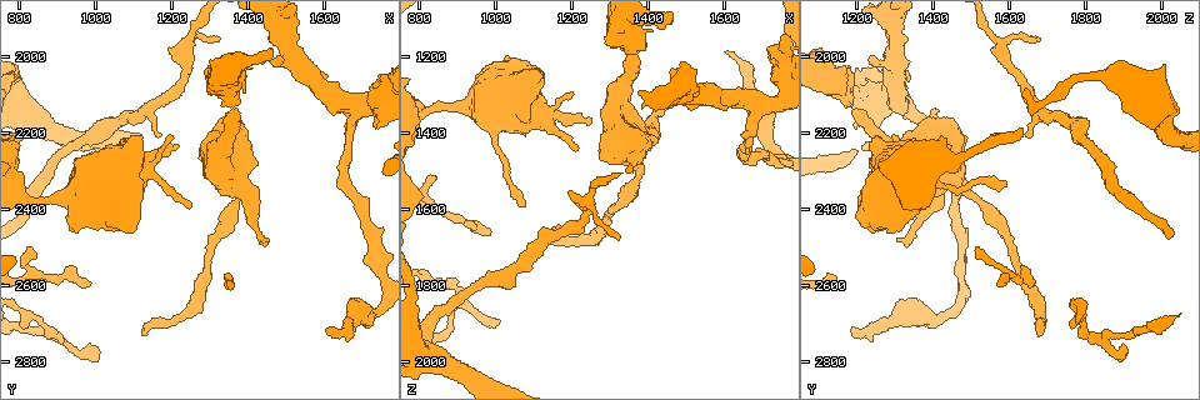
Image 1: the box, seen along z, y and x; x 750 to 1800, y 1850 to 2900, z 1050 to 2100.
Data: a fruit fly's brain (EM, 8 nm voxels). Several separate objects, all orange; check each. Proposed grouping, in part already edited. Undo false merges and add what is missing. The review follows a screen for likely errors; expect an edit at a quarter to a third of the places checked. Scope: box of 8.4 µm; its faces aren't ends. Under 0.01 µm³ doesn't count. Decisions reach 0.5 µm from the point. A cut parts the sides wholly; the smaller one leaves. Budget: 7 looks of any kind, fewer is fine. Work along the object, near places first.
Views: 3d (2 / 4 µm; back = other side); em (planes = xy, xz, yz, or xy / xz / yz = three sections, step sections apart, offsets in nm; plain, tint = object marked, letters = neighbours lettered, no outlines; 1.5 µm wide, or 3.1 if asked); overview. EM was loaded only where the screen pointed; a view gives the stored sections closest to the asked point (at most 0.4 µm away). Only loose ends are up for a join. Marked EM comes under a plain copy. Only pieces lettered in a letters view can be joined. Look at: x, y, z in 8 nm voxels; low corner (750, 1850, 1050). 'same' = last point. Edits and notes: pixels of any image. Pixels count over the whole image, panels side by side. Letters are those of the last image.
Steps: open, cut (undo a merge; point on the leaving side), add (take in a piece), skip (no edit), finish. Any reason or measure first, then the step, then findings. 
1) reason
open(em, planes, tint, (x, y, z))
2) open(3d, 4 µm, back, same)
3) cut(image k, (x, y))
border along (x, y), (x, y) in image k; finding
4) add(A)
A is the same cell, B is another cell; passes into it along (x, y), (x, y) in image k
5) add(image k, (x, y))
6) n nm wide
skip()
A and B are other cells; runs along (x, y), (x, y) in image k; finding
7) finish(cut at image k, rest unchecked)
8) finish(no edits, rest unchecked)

free end
open(em, planes, letters, (1460, 2010, 1235))

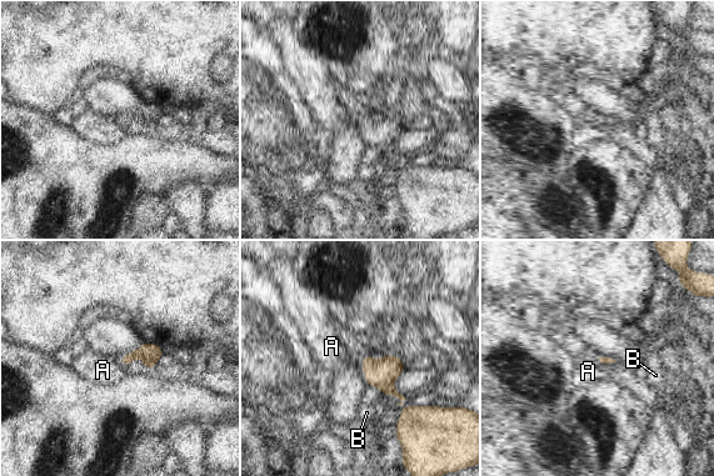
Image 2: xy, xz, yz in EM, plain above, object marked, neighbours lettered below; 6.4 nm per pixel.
skip()
A and B are other cells; border along (118, 359), (125, 367) in image 2; none of them fits

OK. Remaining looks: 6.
calibre changes
open(em, xz, step 4, tint, (1370, 2380, 1520))

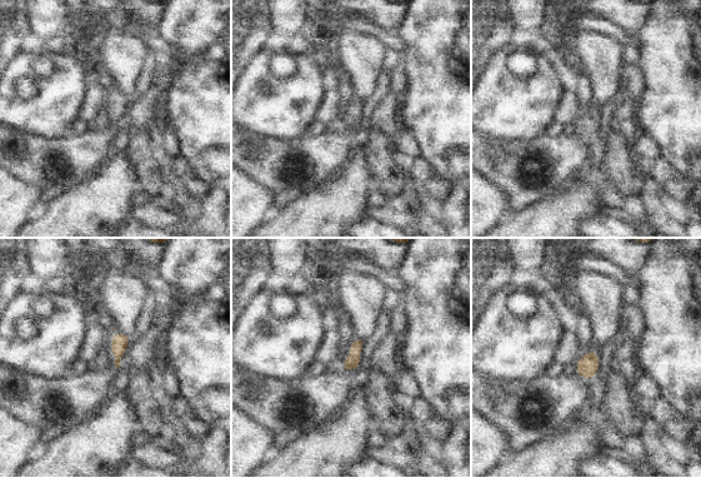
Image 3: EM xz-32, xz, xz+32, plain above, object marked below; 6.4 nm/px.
open(em, planes, letters, same)

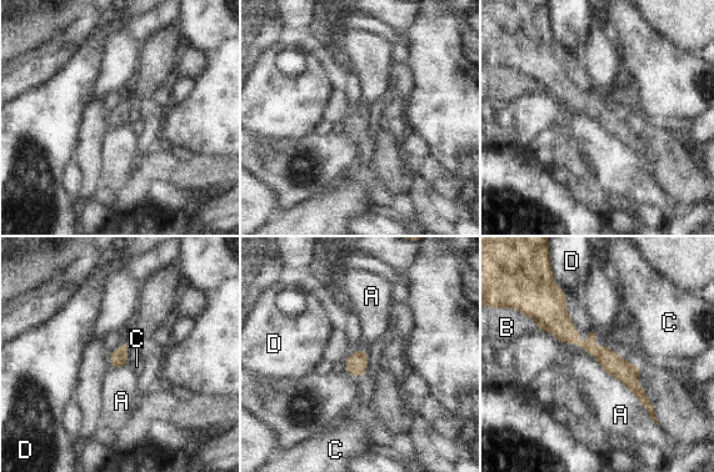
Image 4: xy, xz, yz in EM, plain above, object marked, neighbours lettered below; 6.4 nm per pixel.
skip()
A, B, C and D are other cells; runs along (537, 317), (602, 354), (650, 410) in image 4; all the same neuron

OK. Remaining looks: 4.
thin end
open(em, planes, letters, (1010, 2765, 1890))

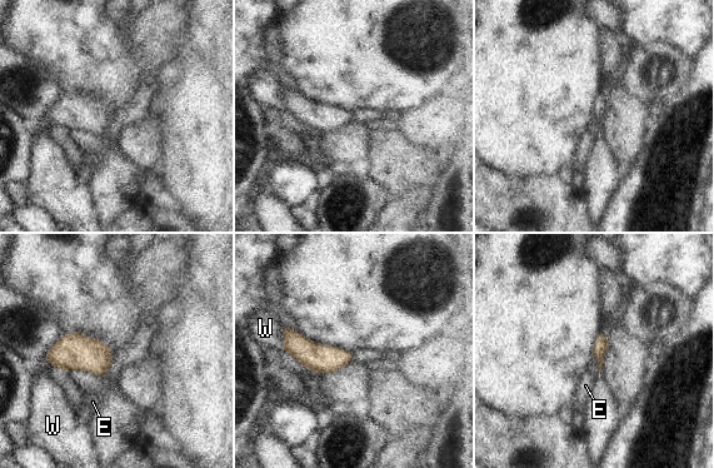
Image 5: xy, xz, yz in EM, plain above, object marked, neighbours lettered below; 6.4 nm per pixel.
skip()
E and W are other cells; border along (106, 373), (99, 376) in image 5; no lettered piece goes on from it

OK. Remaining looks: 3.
finish(no edits, rest unchecked)

